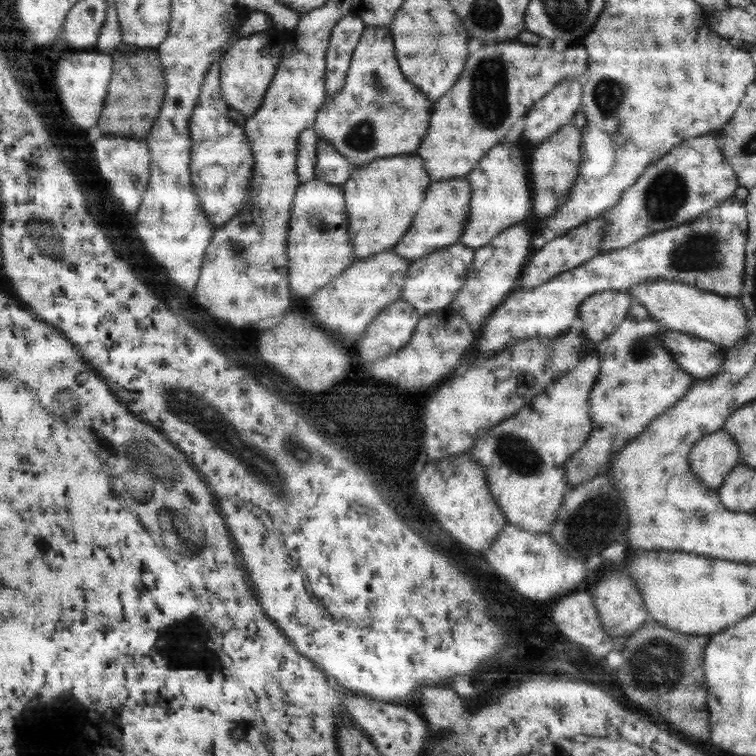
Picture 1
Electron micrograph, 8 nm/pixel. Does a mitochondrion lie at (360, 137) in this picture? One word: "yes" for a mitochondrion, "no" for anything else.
yes

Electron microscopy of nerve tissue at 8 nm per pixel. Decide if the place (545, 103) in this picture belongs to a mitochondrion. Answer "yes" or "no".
no

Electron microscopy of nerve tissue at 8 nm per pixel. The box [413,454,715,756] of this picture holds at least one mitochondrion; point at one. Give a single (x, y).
(659, 666)

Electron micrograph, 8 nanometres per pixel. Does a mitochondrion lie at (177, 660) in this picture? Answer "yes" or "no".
no

